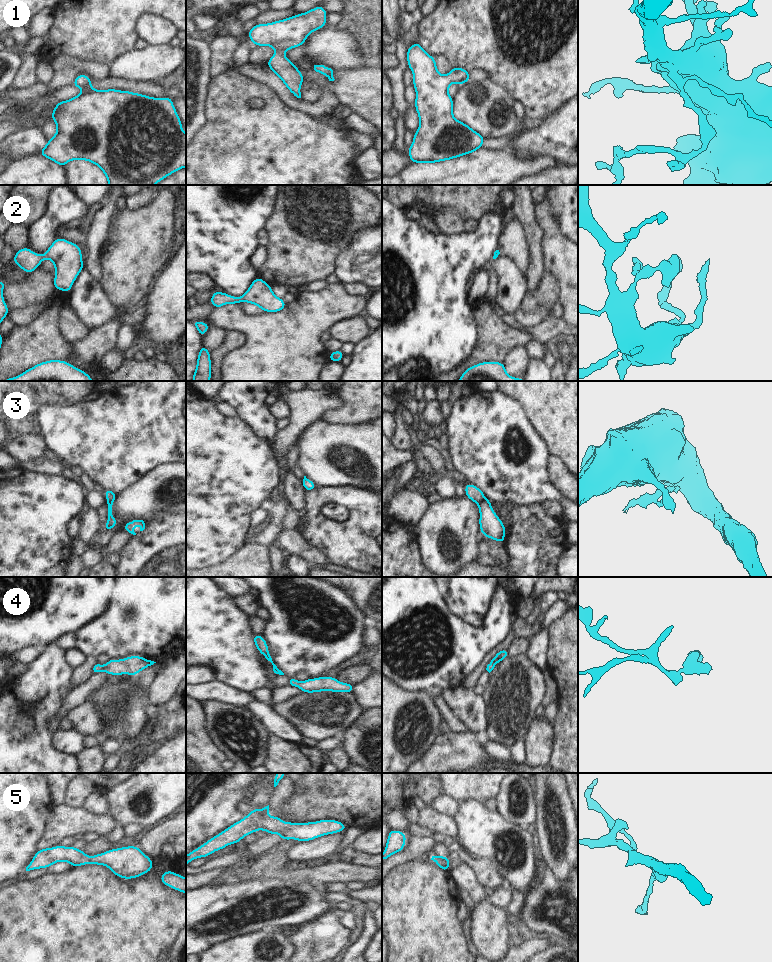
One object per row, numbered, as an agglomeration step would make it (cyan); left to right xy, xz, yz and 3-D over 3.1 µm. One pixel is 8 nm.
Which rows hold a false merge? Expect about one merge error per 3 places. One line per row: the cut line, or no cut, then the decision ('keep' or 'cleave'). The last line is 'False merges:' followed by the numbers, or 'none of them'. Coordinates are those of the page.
1: no cut | keep
2: no cut | keep
3: yz (484, 499), (478, 504) | cleave
4: no cut | keep
5: no cut | keep
False merges: 3

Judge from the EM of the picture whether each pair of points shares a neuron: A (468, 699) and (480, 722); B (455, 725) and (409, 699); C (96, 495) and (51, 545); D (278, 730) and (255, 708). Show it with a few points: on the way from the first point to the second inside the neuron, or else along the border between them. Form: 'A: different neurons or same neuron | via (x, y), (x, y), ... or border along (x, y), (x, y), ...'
A: same neuron | via (474, 705), (474, 712), (477, 716)
B: different neurons | border along (431, 699), (445, 721)
C: different neurons | border along (88, 487), (87, 501)
D: same neuron | via (273, 724), (261, 712)

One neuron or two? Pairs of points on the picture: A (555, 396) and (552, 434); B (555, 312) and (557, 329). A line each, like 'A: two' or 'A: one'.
A: one
B: two

